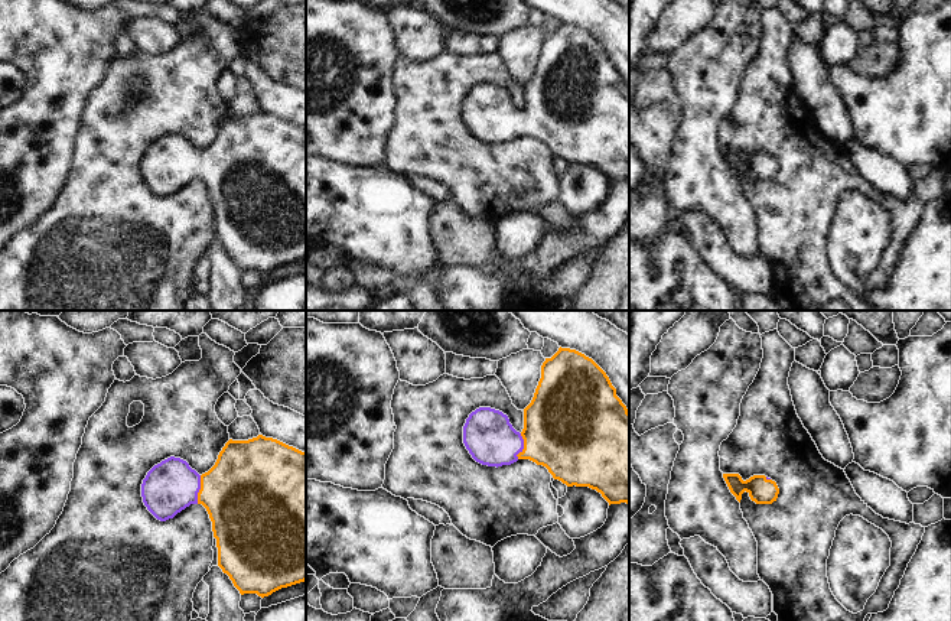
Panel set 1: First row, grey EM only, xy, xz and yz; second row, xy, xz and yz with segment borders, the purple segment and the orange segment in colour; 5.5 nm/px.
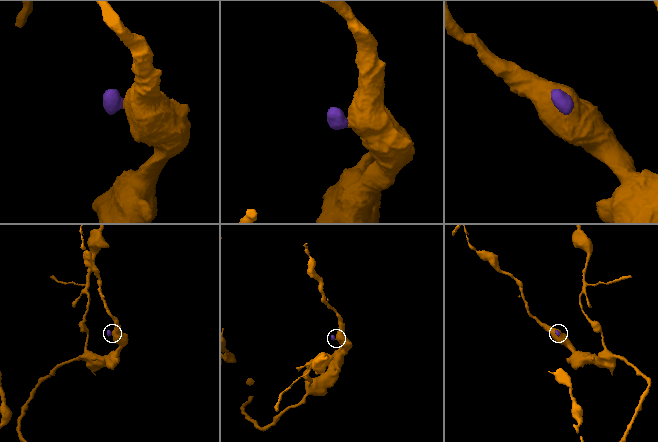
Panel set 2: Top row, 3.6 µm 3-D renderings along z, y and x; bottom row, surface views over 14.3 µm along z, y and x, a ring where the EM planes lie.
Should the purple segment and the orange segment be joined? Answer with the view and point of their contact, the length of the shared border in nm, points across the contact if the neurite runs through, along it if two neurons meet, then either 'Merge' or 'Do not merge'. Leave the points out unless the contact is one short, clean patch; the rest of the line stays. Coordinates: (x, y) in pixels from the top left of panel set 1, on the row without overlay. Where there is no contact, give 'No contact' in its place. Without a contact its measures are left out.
Touches purple at xy (199, 165). Shared border 160 nm. Path across: xy (169, 163), (199, 165), (244, 169). Merge

